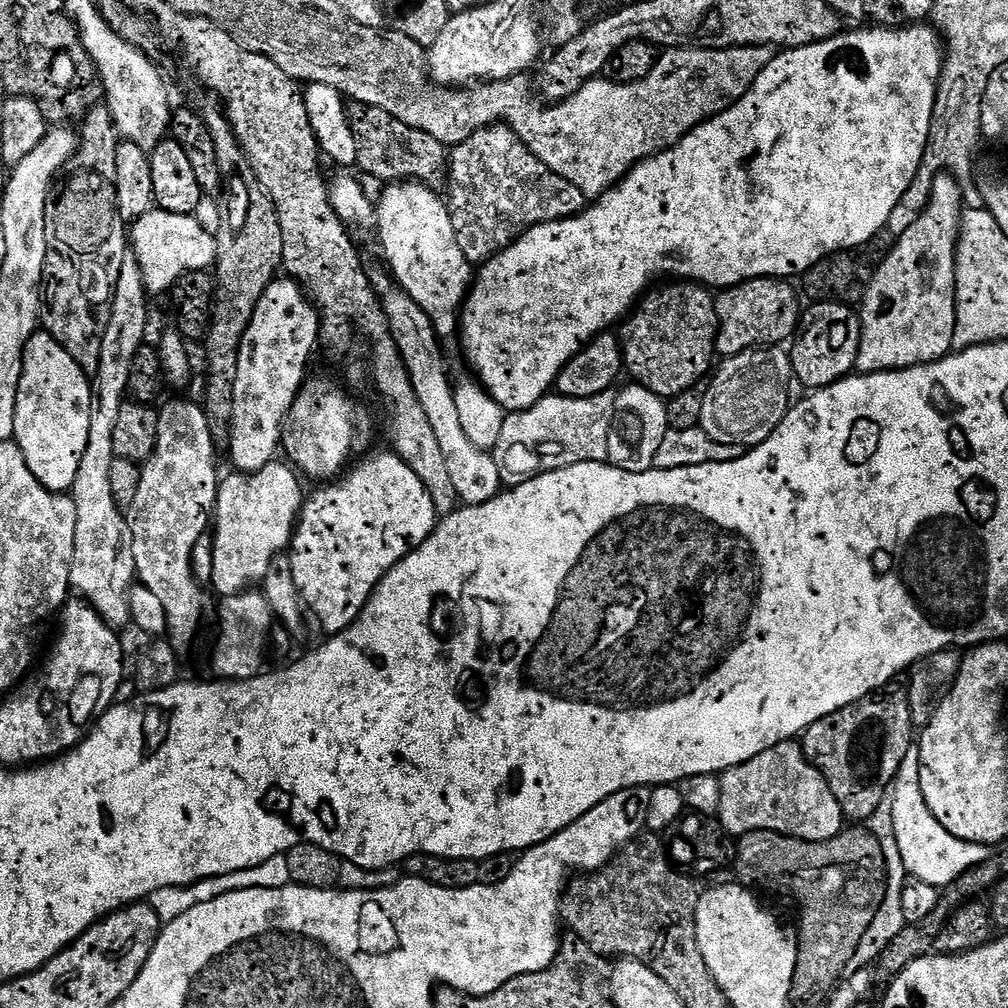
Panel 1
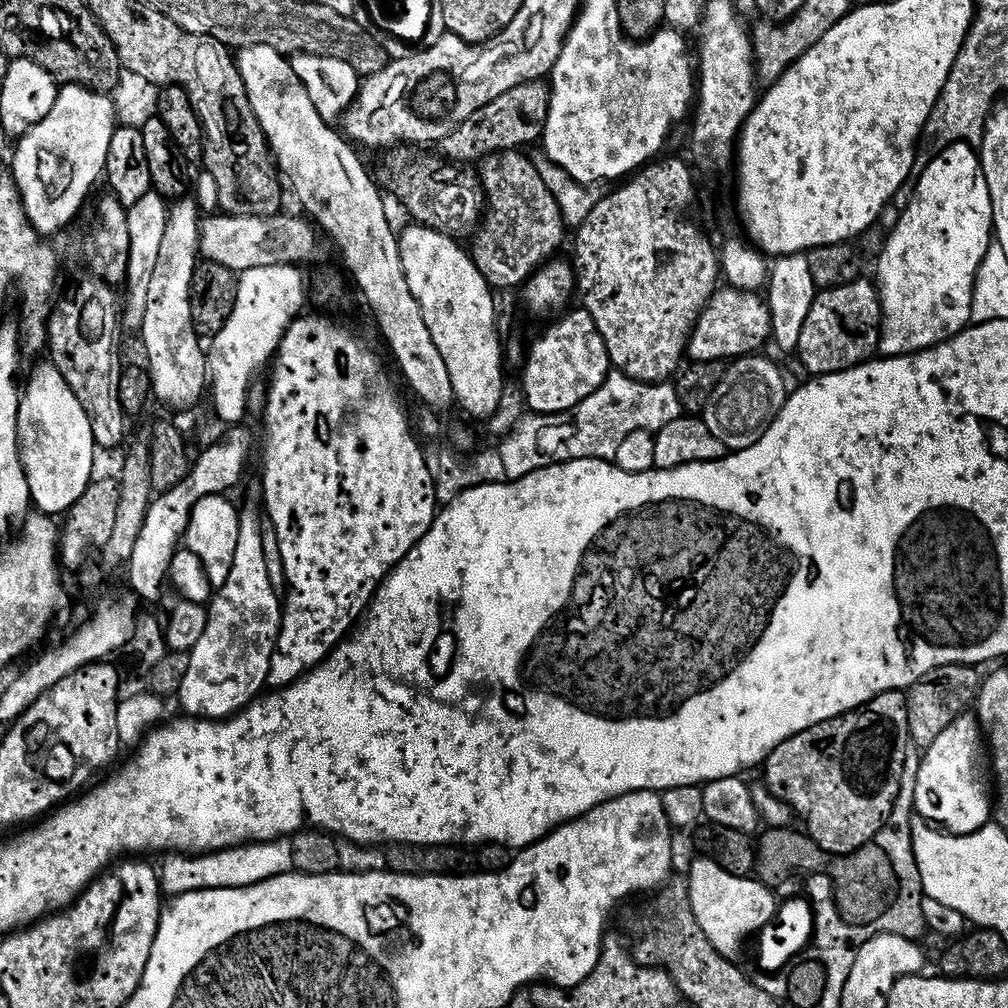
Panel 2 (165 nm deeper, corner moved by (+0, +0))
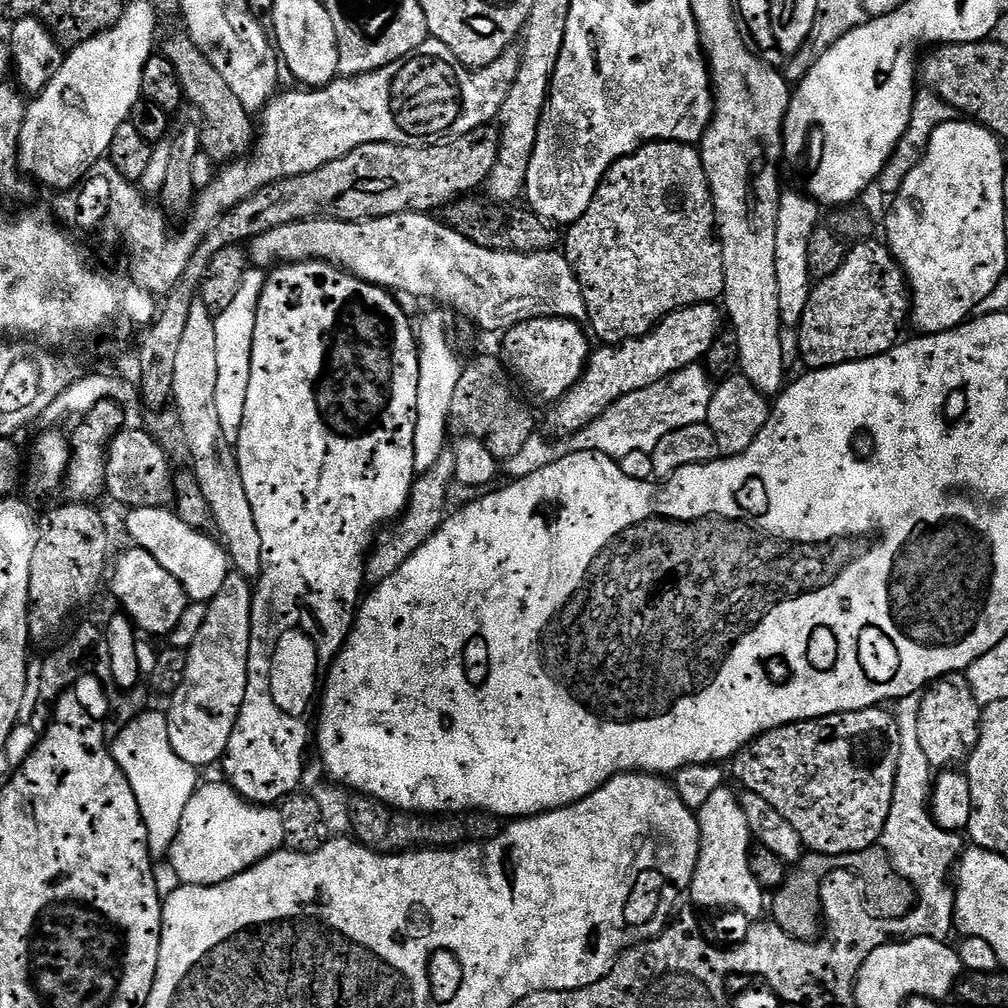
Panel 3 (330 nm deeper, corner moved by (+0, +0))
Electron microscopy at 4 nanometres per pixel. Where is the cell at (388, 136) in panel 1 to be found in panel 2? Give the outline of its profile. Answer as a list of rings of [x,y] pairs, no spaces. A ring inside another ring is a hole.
[[[396,146],[385,155],[389,156],[384,160],[384,168],[392,179],[392,192],[400,199],[401,206],[413,216],[411,219],[415,223],[421,224],[423,228],[451,236],[457,242],[464,242],[475,236],[486,208],[484,187],[480,185],[477,173],[459,163],[445,162],[439,155],[419,156],[416,152],[419,151],[408,146]]]

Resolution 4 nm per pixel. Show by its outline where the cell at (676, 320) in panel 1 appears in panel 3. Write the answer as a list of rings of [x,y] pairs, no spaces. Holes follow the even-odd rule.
[[[658,140],[651,144],[644,144],[636,152],[629,156],[623,156],[609,166],[604,179],[601,180],[586,214],[578,218],[578,222],[567,229],[568,237],[564,240],[562,251],[572,267],[572,273],[576,275],[580,283],[580,289],[586,302],[587,323],[592,323],[596,336],[608,346],[623,344],[645,334],[659,322],[664,316],[677,312],[679,308],[688,308],[692,304],[711,304],[719,301],[724,294],[724,263],[722,262],[722,250],[720,249],[720,237],[716,231],[716,211],[712,205],[712,195],[708,189],[706,170],[702,166],[702,158],[699,151],[691,144],[679,144],[677,140]]]

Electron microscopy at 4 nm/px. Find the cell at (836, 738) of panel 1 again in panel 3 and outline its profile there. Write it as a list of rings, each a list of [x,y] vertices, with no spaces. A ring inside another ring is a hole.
[[[877,706],[875,708],[863,708],[853,712],[839,712],[833,716],[820,716],[817,720],[799,720],[797,724],[787,724],[781,728],[770,730],[762,734],[756,740],[751,740],[739,754],[732,757],[730,767],[732,774],[730,776],[737,780],[739,786],[745,792],[758,794],[758,798],[766,798],[794,830],[798,830],[798,838],[801,845],[808,852],[816,852],[820,856],[845,856],[851,852],[861,852],[867,848],[879,845],[880,836],[883,834],[883,827],[886,826],[886,820],[890,815],[890,806],[894,798],[895,775],[898,773],[899,756],[899,732],[898,722],[893,713],[887,707]]]

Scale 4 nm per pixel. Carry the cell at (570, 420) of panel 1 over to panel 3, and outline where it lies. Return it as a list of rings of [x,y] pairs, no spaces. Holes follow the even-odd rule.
[[[693,366],[678,370],[668,379],[654,382],[654,386],[646,386],[634,394],[626,394],[626,398],[614,402],[600,417],[573,436],[548,441],[543,440],[540,434],[534,434],[530,442],[526,442],[526,446],[522,446],[522,450],[518,450],[518,454],[514,454],[514,458],[506,462],[509,477],[512,480],[526,478],[571,452],[601,452],[613,458],[635,452],[650,454],[654,446],[658,446],[658,442],[666,438],[666,434],[682,430],[682,426],[705,423],[713,391],[713,381],[703,367]]]

